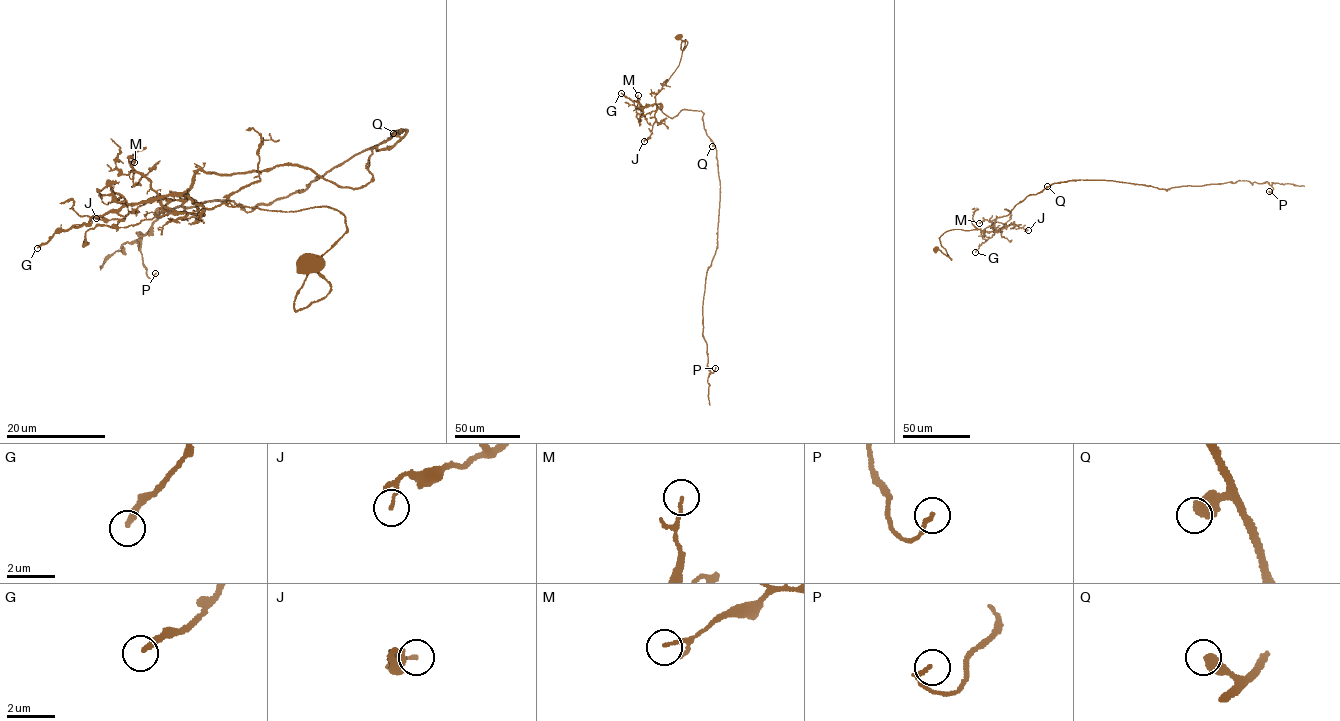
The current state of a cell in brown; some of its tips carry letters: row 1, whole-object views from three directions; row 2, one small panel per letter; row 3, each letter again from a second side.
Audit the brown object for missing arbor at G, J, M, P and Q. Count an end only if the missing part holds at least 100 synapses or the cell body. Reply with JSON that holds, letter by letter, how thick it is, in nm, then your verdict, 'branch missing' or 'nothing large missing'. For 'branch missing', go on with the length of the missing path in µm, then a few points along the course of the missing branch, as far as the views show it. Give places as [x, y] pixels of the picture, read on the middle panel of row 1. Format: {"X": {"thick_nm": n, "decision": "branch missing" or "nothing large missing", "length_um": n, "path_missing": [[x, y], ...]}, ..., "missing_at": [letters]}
{"G": {"thick_nm": 260, "decision": "nothing large missing"}, "J": {"thick_nm": 100, "decision": "nothing large missing"}, "M": {"thick_nm": 120, "decision": "nothing large missing"}, "P": {"thick_nm": 180, "decision": "nothing large missing"}, "Q": {"thick_nm": 550, "decision": "nothing large missing"}, "missing_at": []}

